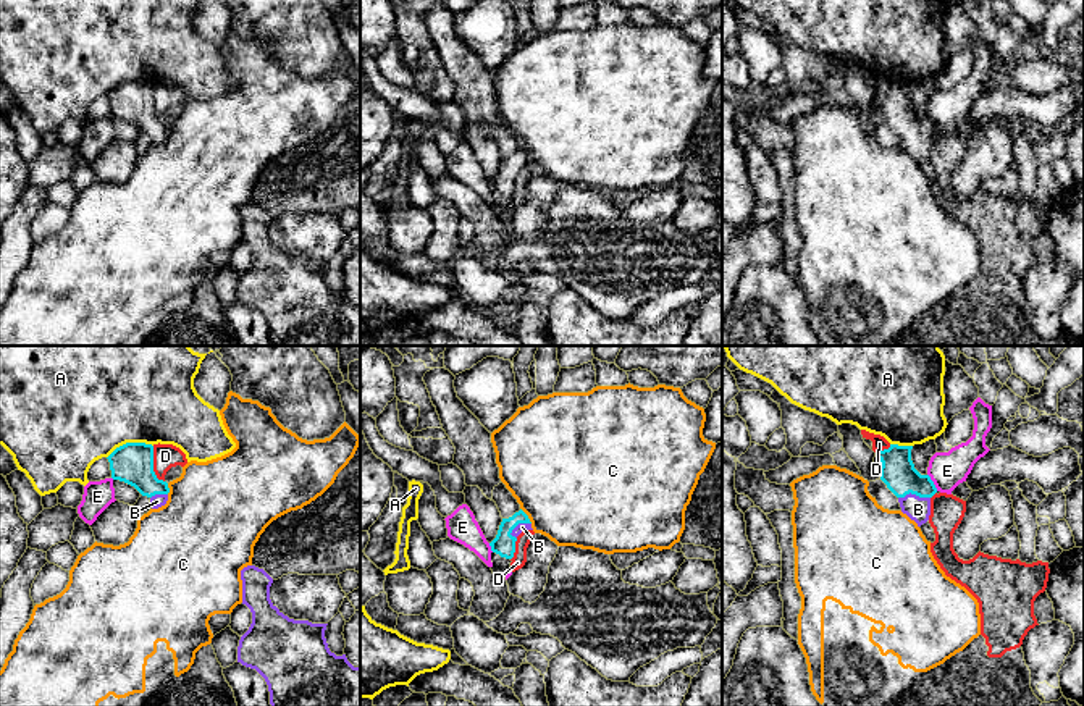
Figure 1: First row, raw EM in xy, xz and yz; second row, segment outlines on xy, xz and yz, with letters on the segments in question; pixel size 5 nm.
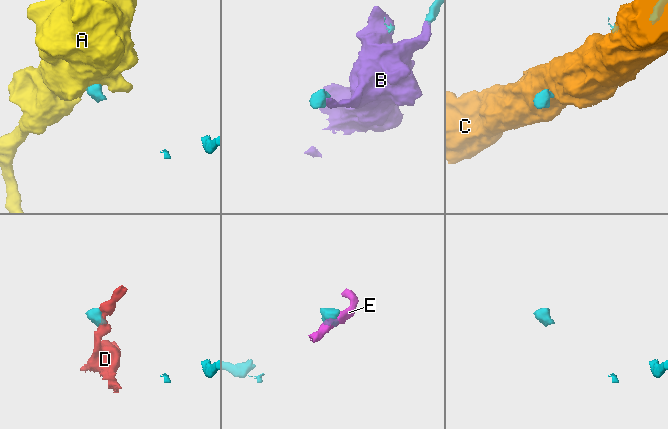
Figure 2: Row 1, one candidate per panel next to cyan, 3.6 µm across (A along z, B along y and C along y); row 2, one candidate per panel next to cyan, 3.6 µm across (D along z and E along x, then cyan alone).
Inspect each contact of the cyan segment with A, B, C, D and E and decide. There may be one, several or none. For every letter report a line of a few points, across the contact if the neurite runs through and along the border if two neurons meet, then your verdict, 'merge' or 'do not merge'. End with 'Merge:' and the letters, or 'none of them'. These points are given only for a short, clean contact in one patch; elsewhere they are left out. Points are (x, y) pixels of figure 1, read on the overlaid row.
A: do not merge
B: merge
C: line xz (520, 508), (532, 522); do not merge
D: line xy (152, 446), (152, 470), (163, 482); do not merge
E: do not merge
Merge: B

